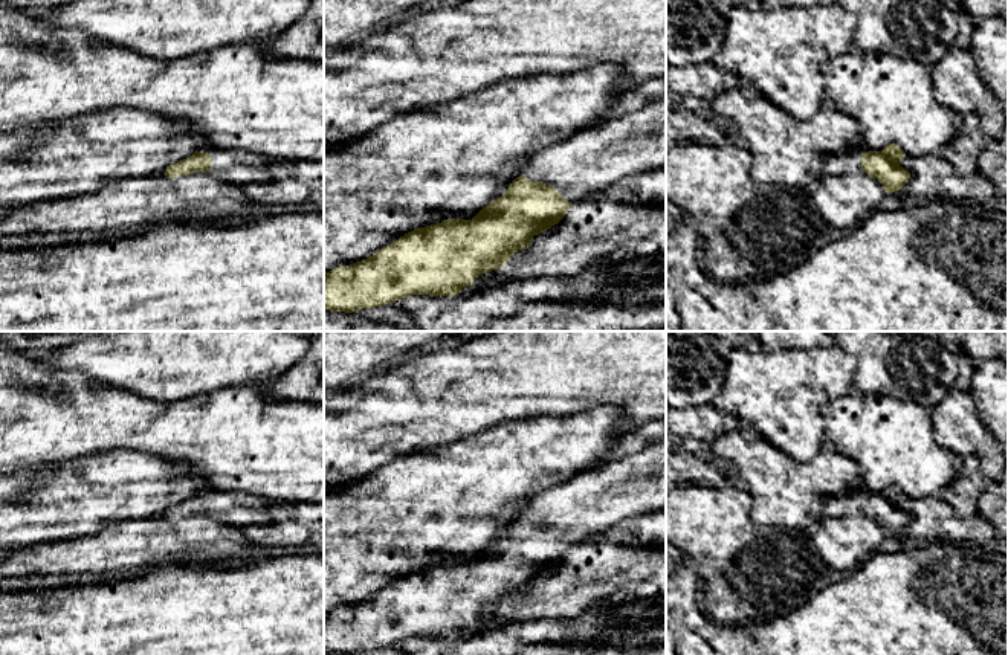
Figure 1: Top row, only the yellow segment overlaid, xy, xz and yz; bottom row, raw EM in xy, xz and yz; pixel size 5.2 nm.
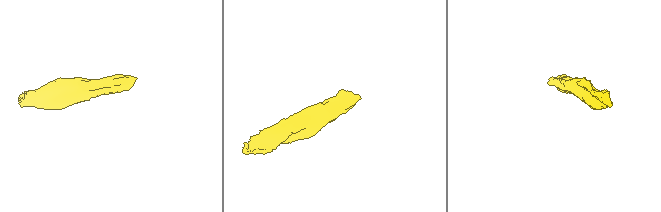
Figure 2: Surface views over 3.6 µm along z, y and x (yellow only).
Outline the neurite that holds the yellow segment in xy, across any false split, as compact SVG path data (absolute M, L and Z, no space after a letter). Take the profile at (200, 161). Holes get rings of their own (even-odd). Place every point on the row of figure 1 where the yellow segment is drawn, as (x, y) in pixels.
M199 151L192 156L170 165L165 176L176 179L192 173L209 171L217 180L246 188L250 183L270 180L270 162L264 157L235 156L225 162L214 162L211 154Z

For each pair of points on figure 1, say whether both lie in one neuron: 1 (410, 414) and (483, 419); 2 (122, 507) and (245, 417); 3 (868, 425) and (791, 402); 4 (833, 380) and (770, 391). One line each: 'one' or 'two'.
1: one
2: two
3: two
4: one

